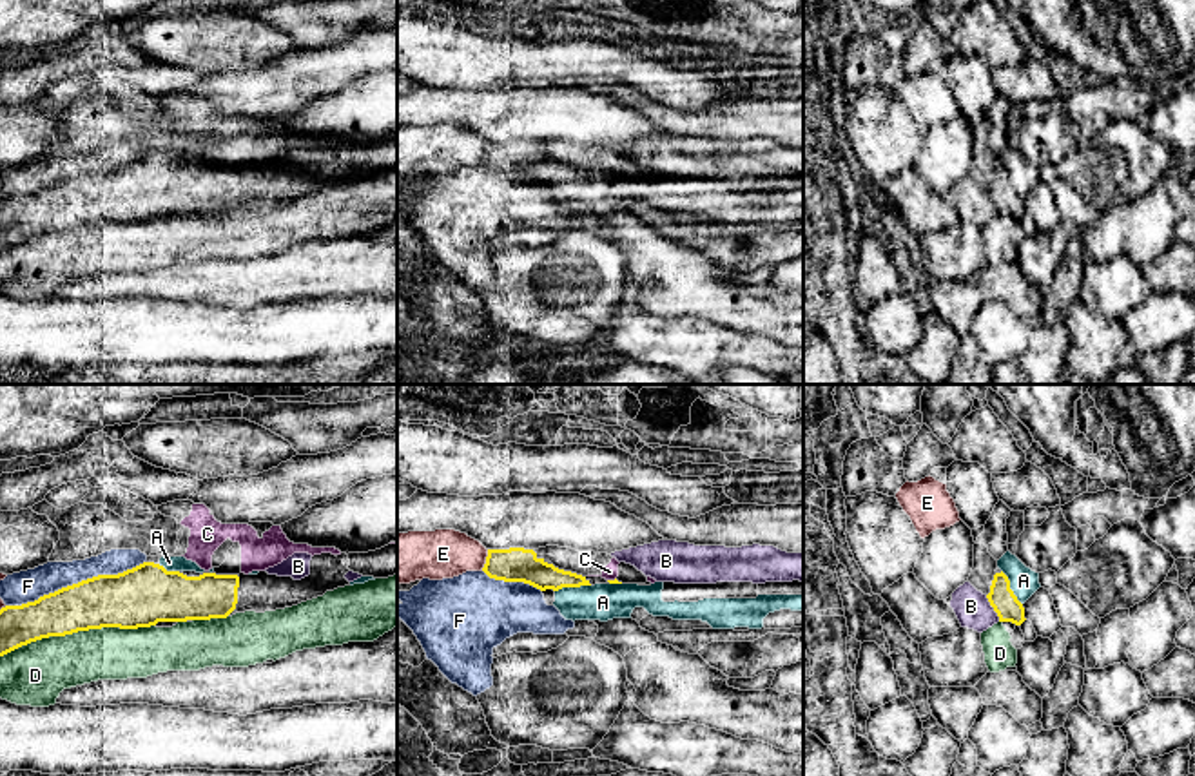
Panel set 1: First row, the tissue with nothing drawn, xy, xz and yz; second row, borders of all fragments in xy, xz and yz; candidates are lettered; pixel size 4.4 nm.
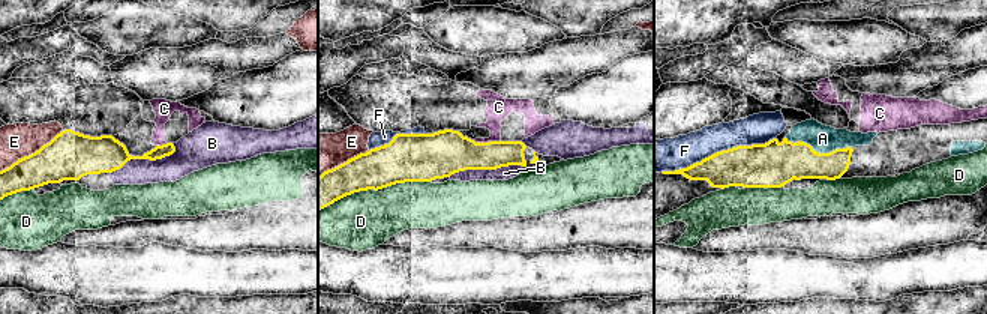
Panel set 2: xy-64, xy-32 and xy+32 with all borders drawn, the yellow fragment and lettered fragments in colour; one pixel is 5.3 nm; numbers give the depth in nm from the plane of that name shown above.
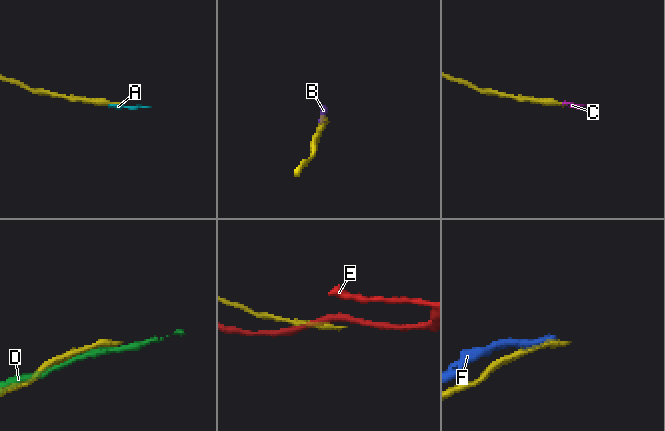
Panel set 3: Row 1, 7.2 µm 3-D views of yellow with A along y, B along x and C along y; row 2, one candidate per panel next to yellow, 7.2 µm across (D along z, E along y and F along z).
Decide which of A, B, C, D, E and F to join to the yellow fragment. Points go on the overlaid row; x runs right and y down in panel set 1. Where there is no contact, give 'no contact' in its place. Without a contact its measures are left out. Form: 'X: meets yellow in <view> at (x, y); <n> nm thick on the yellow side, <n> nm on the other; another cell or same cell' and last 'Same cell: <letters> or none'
A: meets yellow in xz at (572, 586); 150 nm thick on the yellow side, 160 nm on the other; same cell
B: meets yellow in yz at (992, 606); 120 nm thick on the yellow side, 160 nm on the other; another cell
C: meets yellow in xz at (612, 581); 20 nm thick on the yellow side, 70 nm on the other; another cell
D: meets yellow in xy at (77, 631); 240 nm thick on the yellow side, 260 nm on the other; another cell
E: meets yellow in xz at (486, 561); 160 nm thick on the yellow side, 220 nm on the other; another cell
F: meets yellow in xy at (75, 584); 260 nm thick on the yellow side, 140 nm on the other; another cell
Same cell: A

